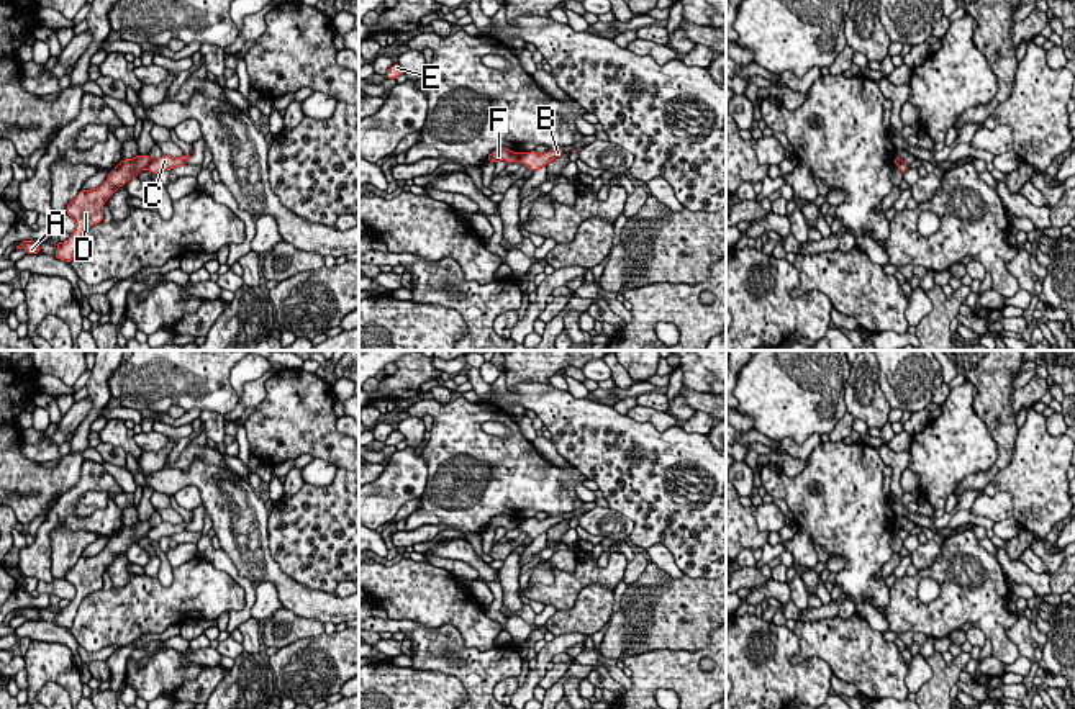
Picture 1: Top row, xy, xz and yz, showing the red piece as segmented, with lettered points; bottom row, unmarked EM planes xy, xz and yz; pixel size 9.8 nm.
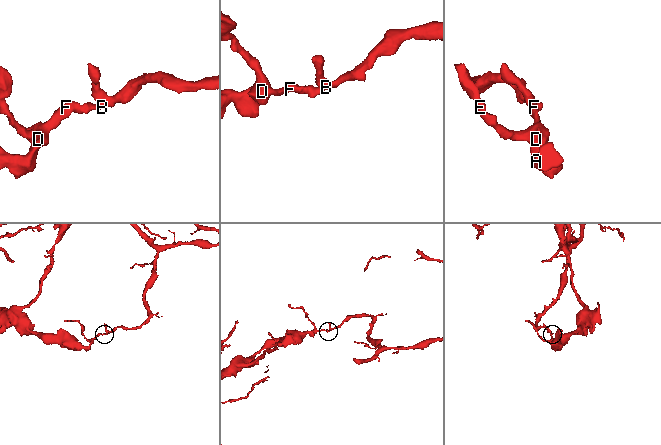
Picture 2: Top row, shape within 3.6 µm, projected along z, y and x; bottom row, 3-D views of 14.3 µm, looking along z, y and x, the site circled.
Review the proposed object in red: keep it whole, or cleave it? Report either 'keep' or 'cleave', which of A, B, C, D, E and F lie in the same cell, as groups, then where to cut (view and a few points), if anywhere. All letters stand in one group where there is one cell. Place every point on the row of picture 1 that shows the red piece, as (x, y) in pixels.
cleave | A D E F / B C | xy (151, 162), (145, 167)

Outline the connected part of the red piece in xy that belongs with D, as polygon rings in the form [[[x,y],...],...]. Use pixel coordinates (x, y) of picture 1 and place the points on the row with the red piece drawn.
[[[149,154],[123,159],[95,190],[80,190],[66,206],[66,213],[75,221],[75,229],[66,242],[56,242],[56,255],[61,260],[72,262],[77,242],[85,229],[103,221],[105,201],[129,178],[138,177],[151,164]]]

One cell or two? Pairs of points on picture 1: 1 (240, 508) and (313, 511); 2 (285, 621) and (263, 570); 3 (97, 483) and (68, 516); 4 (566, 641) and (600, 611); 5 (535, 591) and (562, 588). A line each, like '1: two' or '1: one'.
1: two
2: two
3: one
4: two
5: one

